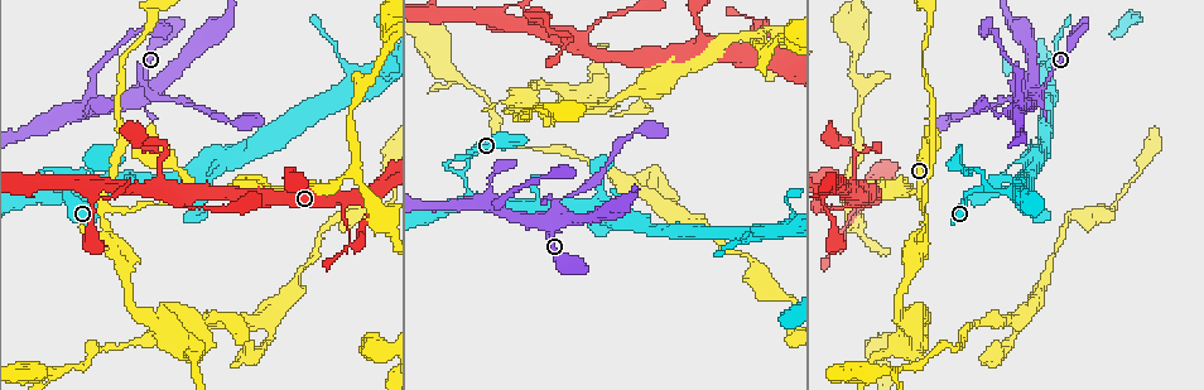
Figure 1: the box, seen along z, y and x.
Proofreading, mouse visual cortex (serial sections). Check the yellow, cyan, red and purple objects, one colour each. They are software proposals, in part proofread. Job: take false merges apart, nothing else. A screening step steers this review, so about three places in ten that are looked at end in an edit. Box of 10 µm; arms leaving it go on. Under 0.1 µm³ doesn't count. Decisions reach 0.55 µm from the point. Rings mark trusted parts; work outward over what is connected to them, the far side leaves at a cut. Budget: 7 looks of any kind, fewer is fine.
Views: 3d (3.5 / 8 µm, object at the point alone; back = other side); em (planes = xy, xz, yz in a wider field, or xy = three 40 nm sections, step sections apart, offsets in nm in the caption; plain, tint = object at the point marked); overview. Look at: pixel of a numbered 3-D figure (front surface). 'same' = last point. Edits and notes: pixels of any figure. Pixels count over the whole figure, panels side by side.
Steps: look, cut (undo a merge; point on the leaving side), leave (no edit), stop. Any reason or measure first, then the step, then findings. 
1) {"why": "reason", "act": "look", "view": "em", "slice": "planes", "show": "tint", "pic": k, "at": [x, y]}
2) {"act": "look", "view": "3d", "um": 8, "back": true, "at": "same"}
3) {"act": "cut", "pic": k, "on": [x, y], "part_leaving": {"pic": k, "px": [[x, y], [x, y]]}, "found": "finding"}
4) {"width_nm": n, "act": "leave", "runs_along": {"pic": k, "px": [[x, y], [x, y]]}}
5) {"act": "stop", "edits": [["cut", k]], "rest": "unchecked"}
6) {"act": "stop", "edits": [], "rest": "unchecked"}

{"why": "abrupt turn", "act": "look", "view": "3d", "um": 3.5, "pic": 1, "at": [911, 194]}

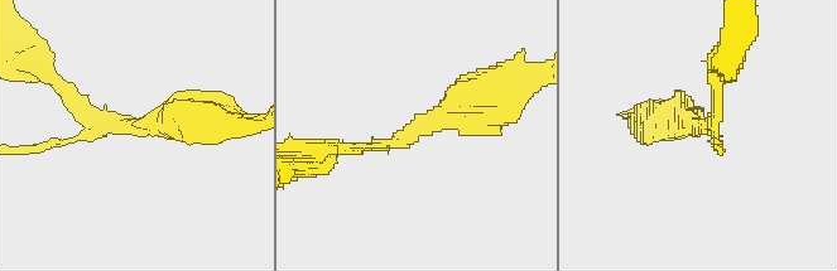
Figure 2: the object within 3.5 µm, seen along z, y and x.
{"arm_widths_nm": [150, 450], "act": "look", "view": "em", "slice": "xy", "step": 1, "show": "plain", "pic": 2, "at": [426, 129]}

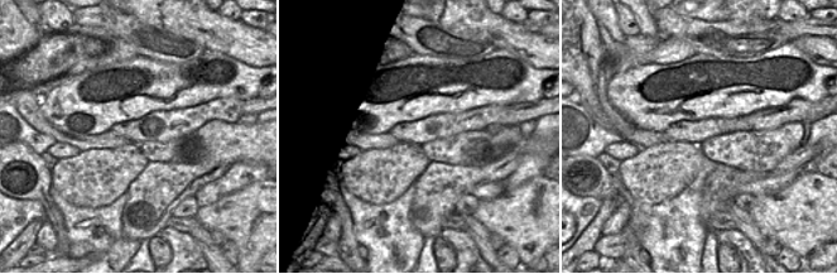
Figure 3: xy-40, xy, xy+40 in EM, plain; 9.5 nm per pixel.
{"act": "look", "view": "em", "slice": "xy", "step": 1, "show": "tint", "at": "same"}

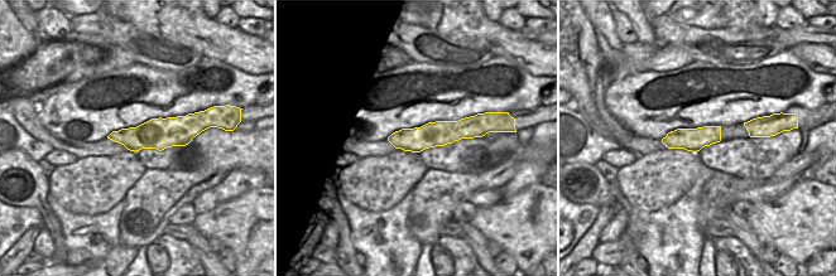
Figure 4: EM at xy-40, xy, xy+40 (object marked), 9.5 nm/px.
{"act": "cut", "pic": 2, "on": [41, 148], "part_leaving": {"pic": 2, "px": [[89, 134], [85, 138], [27, 149]]}, "found": "a second cell is stuck on"}

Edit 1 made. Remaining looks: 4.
{"act": "look", "view": "3d", "um": 3.5, "pic": 1, "at": [1032, 91]}

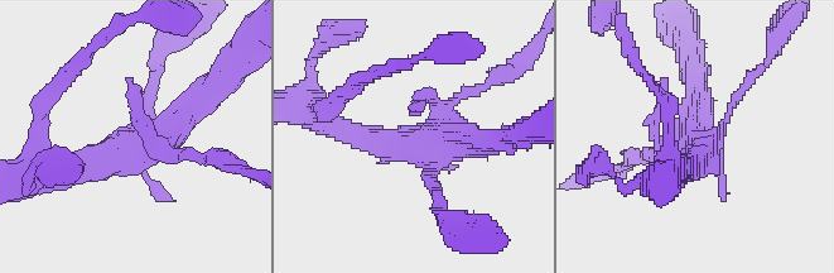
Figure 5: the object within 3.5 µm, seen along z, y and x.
{"act": "look", "view": "em", "slice": "xy", "step": 5, "show": "tint", "pic": 5, "at": [430, 141]}

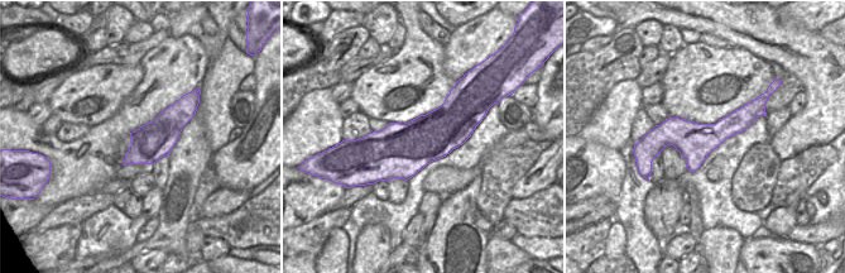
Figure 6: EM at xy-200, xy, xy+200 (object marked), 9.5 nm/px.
{"width_nm": 550, "act": "leave", "runs_along": {"pic": 5, "px": [[437, 188], [422, 153], [440, 137], [495, 140]]}, "found": "continuous, no second cell"}

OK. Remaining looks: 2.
{"act": "look", "view": "3d", "um": 8, "pic": 1, "at": [96, 186]}

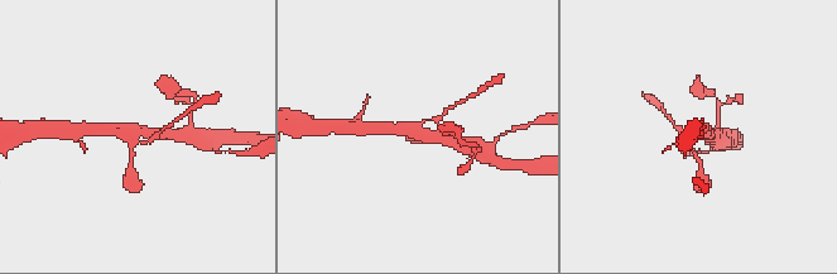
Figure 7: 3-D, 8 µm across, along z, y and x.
{"arms": 4, "arm_widths_nm": [100, 150, 250, 300], "why": "now the EM", "act": "look", "view": "em", "slice": "xy", "step": 3, "show": "tint", "at": "same"}

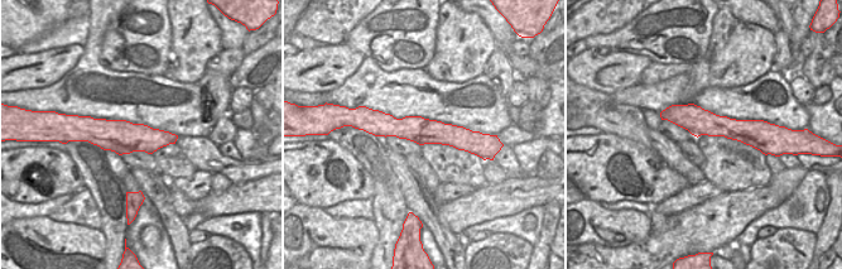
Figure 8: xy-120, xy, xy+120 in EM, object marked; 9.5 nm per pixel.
{"act": "leave", "runs_along": {"pic": 7, "px": [[455, 143], [395, 126], [381, 130]]}, "found": "one cell here"}

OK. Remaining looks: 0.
{"act": "stop", "edits": [["cut", 2]], "rest": "unchecked"}

